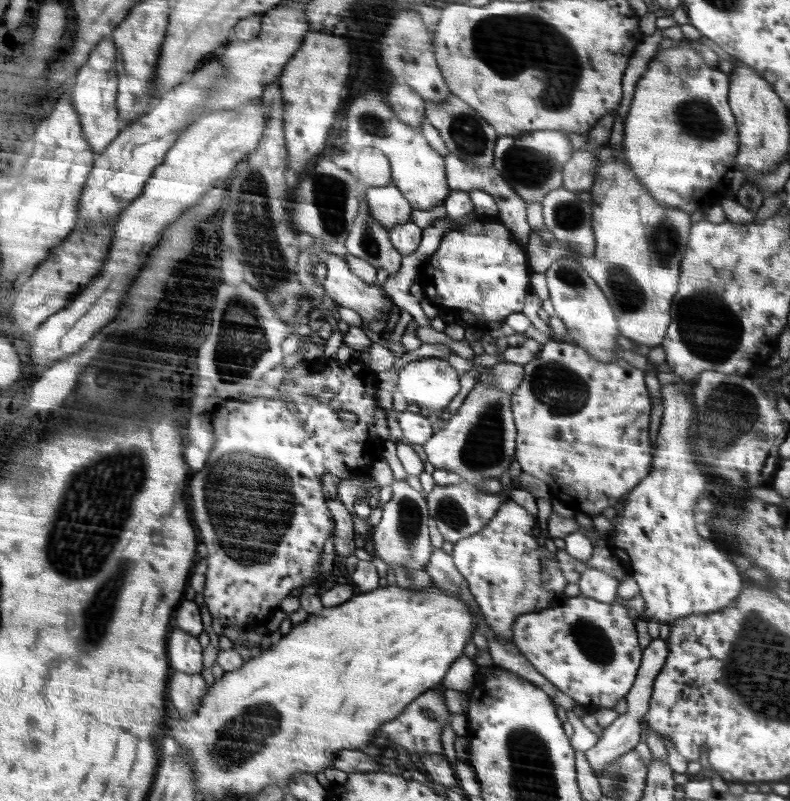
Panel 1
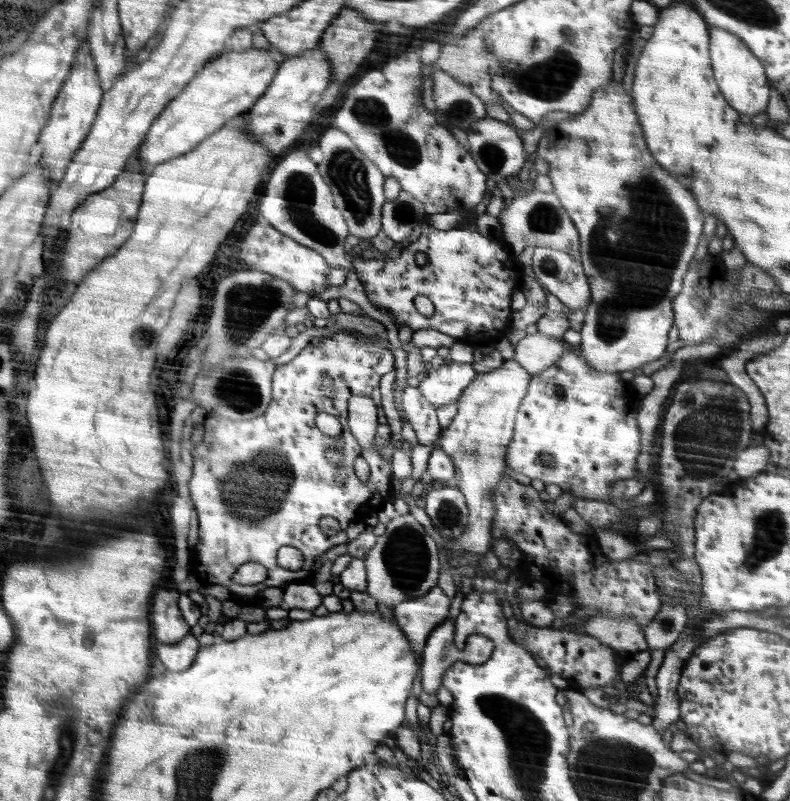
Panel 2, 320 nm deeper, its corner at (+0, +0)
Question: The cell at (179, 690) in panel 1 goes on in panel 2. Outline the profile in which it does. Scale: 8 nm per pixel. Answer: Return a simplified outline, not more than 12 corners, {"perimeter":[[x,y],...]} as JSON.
{"perimeter":[[190,633],[176,644],[160,644],[164,669],[186,670],[199,653]]}

